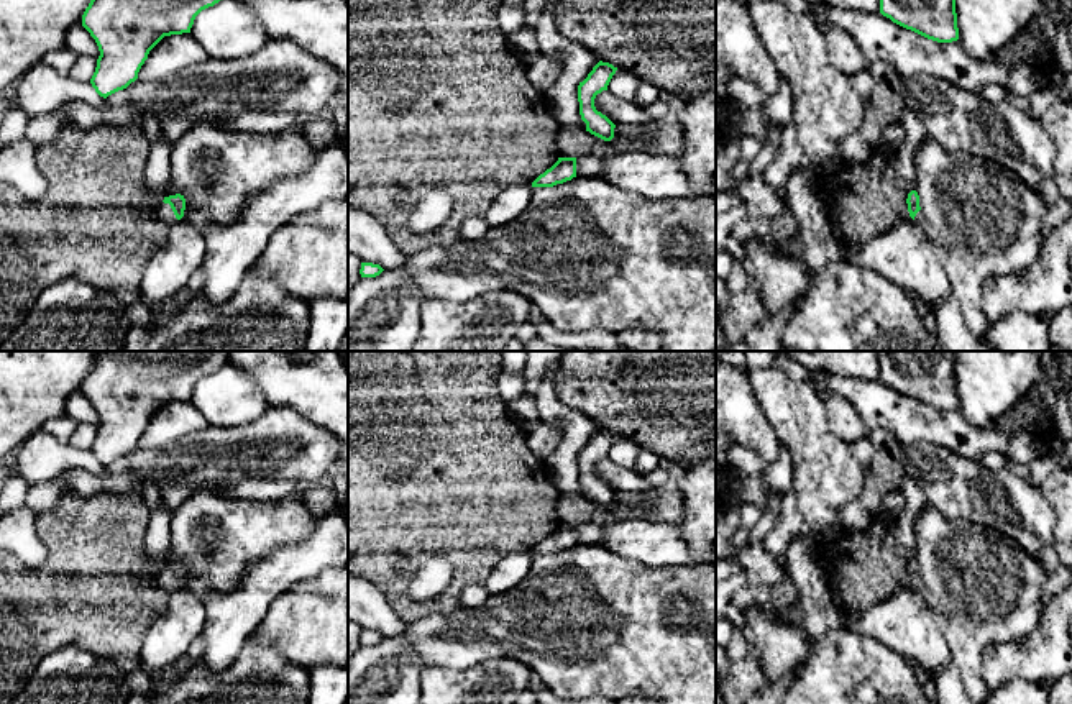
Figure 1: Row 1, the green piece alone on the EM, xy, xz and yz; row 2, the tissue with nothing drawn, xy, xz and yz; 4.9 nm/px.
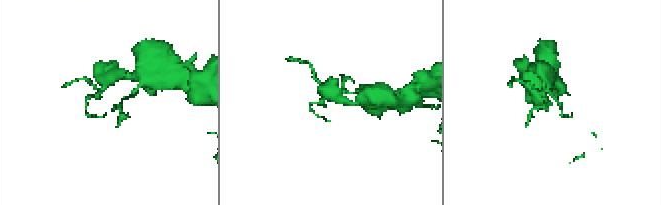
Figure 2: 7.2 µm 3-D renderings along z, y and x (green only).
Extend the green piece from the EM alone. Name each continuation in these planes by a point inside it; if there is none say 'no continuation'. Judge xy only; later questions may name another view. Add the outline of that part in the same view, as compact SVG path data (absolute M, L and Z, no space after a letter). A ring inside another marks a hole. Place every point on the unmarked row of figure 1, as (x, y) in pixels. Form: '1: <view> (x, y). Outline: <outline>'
1: xy (164, 578). Outline: M161 571L159 573L159 576L158 576L158 583L159 583L159 586L166 591L166 592L174 592L176 589L177 589L177 586L176 586L176 583L174 583L174 579L172 579L172 576L171 576L171 573L169 571Z

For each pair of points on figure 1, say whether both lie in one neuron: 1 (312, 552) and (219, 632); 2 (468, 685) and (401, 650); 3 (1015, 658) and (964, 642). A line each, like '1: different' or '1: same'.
1: same
2: different
3: different

